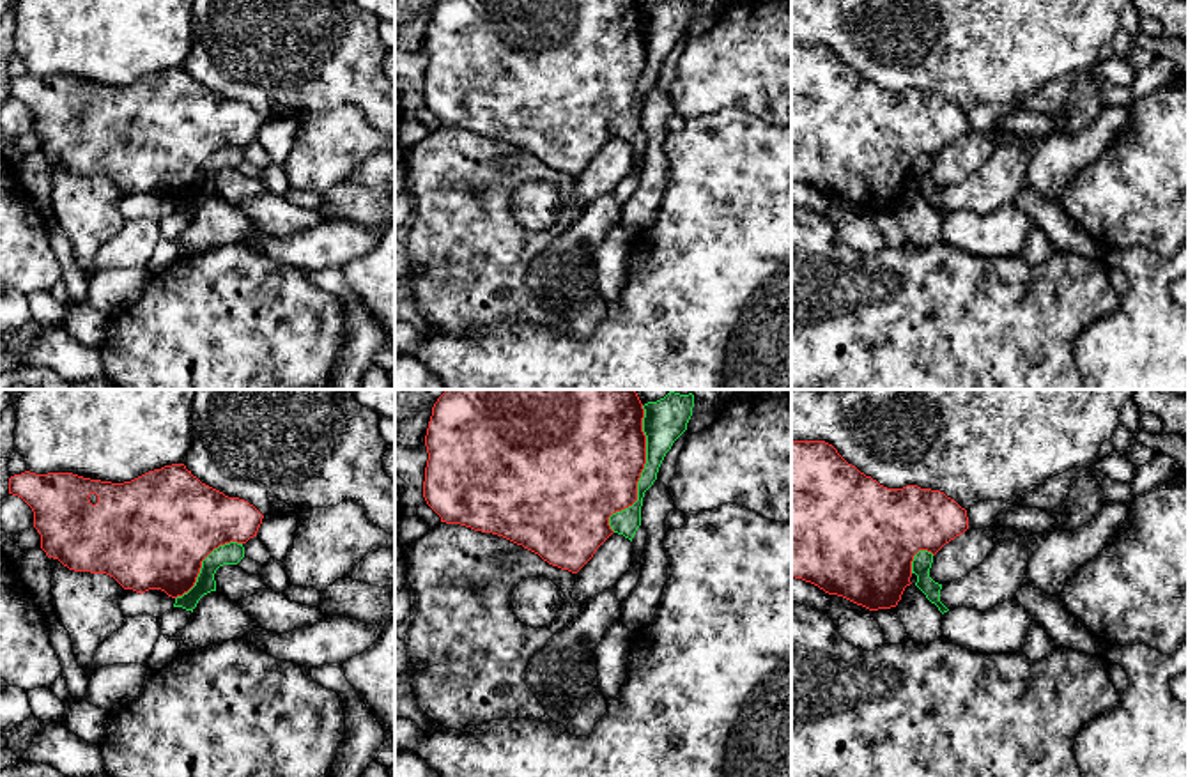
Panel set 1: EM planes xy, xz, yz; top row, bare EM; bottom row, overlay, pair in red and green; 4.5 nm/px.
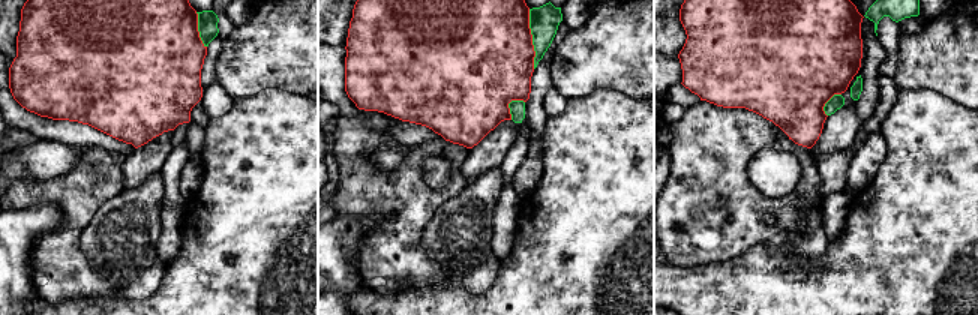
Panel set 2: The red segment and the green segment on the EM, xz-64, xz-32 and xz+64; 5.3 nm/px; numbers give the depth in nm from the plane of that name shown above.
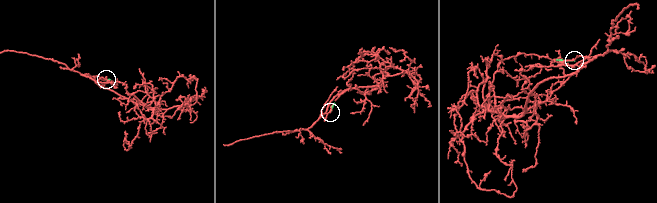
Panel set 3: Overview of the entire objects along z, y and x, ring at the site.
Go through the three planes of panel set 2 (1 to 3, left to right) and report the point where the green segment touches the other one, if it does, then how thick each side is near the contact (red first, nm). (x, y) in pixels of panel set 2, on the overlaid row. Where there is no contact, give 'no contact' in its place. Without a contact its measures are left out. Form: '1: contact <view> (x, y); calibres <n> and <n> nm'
1: contact xz-64 (197, 30); calibres 500 and 110 nm
2: contact xz-32 (531, 39); calibres 500 and 160 nm
3: contact xz+64 (827, 101); calibres 500 and 80 nm

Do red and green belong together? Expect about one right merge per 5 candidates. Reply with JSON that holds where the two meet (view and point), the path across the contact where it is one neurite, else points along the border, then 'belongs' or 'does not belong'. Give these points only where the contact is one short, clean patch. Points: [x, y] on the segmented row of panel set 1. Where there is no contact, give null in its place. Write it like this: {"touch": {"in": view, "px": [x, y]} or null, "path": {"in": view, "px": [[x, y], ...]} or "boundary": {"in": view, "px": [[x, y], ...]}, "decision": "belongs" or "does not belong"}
{"touch": {"in": "xz", "px": [641, 471]}, "decision": "does not belong"}

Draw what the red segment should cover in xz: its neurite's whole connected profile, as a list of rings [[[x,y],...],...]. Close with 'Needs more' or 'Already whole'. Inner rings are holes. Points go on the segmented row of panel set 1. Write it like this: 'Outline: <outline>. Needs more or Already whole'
Outline: [[[446,389],[432,407],[425,435],[423,497],[441,522],[503,536],[577,573],[614,533],[609,517],[637,501],[646,464],[643,418],[636,389]]]. Already whole

